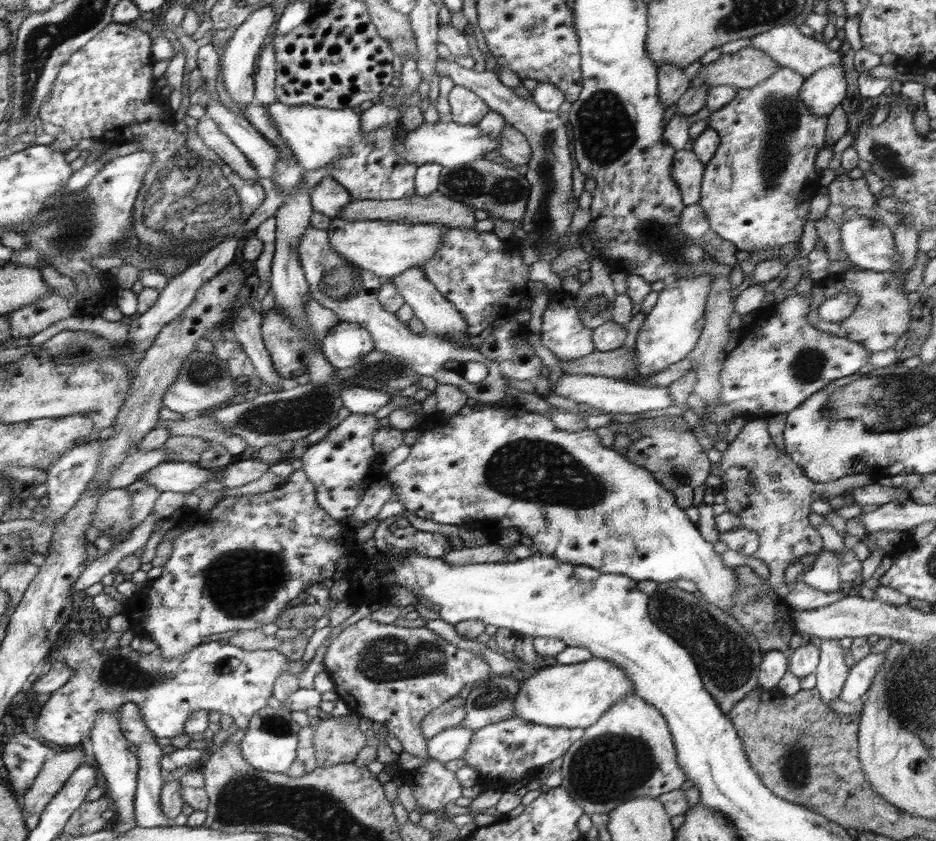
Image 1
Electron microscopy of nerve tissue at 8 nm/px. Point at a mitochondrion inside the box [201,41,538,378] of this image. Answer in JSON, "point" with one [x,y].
{"point":[506,191]}

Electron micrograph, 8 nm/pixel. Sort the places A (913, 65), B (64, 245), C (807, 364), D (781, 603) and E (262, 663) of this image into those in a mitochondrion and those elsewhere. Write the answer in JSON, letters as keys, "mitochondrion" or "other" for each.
{"A":"other","B":"mitochondrion","C":"mitochondrion","D":"other","E":"other"}

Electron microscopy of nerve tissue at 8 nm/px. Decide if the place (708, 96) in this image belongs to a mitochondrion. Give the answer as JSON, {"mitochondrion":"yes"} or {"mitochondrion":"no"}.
{"mitochondrion":"no"}

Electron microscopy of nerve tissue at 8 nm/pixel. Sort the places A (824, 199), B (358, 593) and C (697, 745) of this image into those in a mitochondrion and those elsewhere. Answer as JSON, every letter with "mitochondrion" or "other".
{"A":"other","B":"other","C":"other"}

